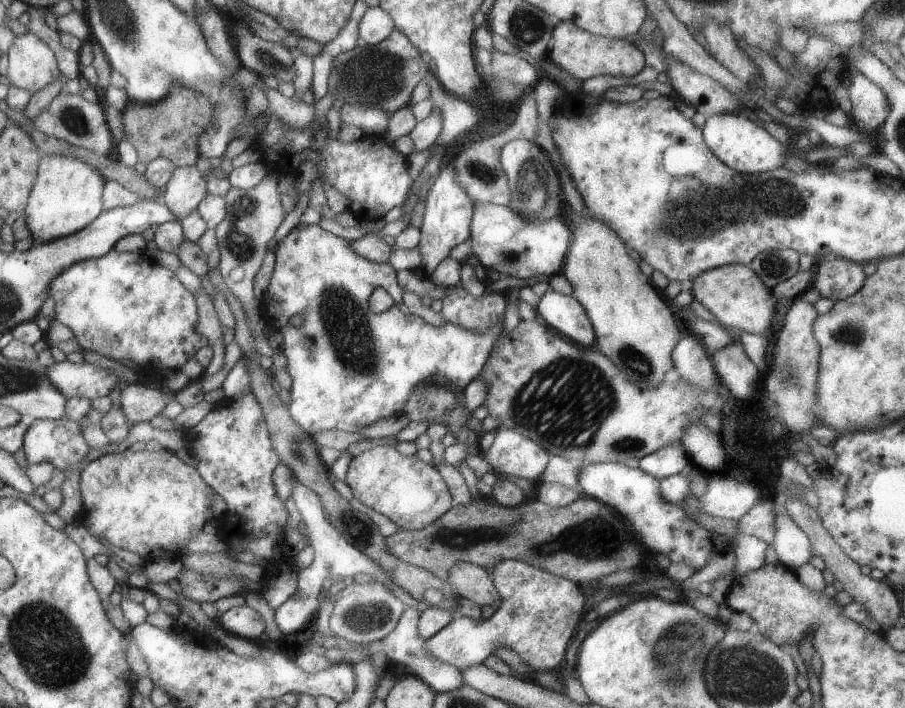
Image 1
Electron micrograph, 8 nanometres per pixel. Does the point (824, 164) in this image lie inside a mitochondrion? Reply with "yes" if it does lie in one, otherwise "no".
no

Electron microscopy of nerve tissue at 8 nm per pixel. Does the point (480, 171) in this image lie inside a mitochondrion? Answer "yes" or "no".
yes

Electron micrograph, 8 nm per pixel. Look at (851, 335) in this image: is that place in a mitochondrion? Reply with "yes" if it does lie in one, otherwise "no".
yes

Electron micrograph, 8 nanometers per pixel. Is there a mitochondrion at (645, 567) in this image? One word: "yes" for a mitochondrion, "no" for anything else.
no

